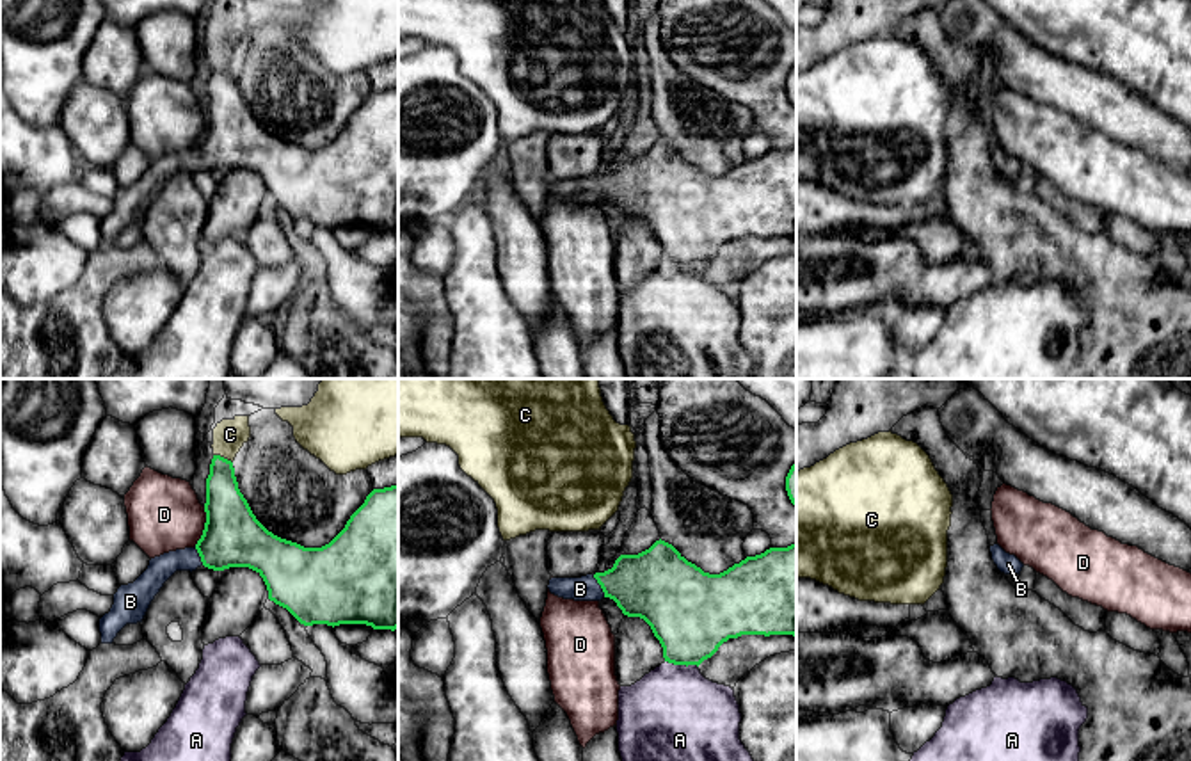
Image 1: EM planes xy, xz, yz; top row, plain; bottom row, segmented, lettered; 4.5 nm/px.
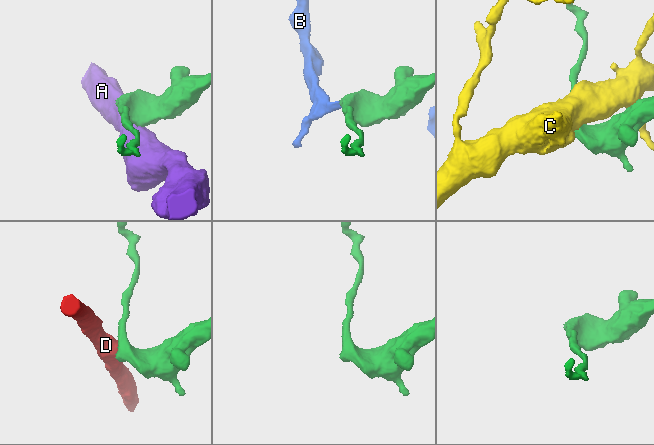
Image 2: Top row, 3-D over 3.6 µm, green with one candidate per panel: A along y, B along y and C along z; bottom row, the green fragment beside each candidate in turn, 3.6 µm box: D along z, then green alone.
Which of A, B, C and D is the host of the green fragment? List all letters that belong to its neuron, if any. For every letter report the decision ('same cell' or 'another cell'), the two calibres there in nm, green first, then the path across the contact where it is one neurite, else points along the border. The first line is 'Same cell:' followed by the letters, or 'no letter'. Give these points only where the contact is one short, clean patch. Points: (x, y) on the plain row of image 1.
Same cell: B
A: another cell; calibres 380 and 460 nm; border xz (665, 262), (676, 267), (697, 269)
B: same cell; calibres 320 and 110 nm; way xz (655, 187), (599, 185), (580, 191)
C: another cell; calibres 200 and 140 nm
D: another cell; calibres 280 and 340 nm; border xy (205, 109), (205, 130), (194, 146)

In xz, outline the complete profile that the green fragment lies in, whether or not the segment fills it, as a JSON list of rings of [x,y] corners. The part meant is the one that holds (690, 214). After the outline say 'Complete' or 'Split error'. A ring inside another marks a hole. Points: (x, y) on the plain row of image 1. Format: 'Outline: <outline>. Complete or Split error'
Outline: [[[656,142],[638,156],[620,156],[604,174],[551,180],[549,194],[574,203],[610,199],[627,219],[643,220],[674,267],[700,267],[729,240],[741,236],[796,238],[796,144],[747,158],[720,176],[704,174],[672,146]]]. Split error

